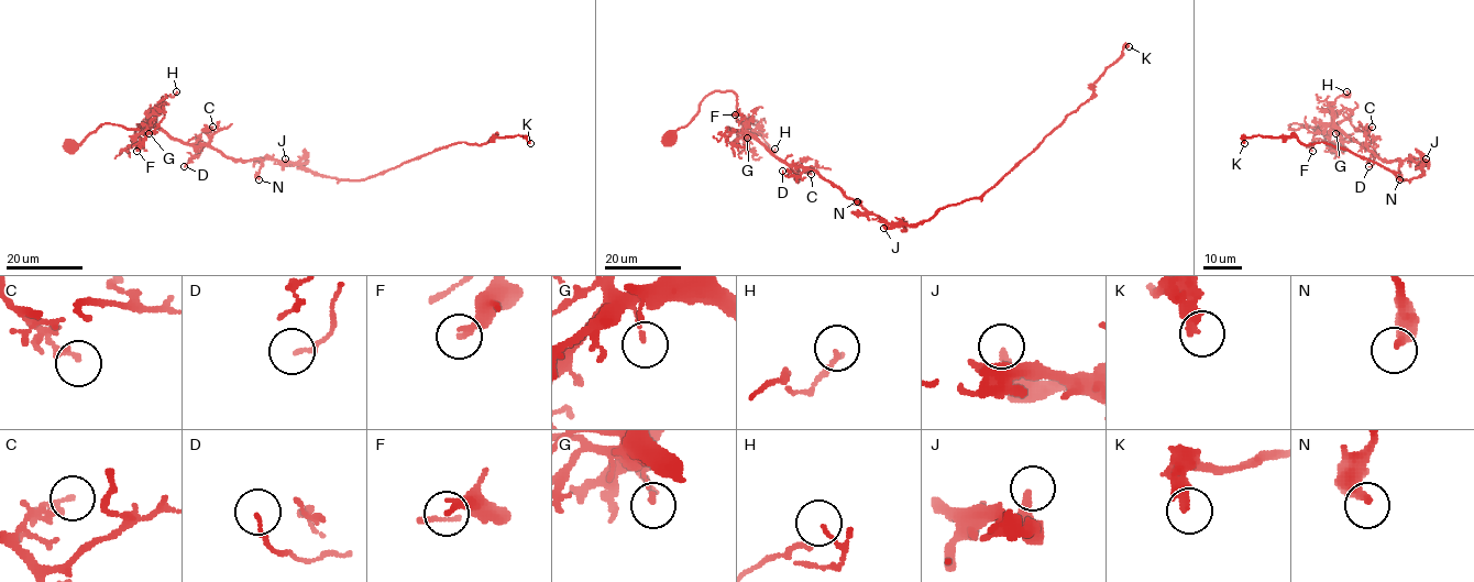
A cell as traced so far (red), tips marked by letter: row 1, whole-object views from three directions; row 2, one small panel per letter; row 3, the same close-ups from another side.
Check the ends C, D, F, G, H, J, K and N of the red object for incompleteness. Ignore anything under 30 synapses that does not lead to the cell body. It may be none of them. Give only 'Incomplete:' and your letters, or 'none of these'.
Incomplete: none of these

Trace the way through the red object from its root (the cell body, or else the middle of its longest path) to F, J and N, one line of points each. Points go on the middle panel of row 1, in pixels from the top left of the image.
F: (669, 136), (684, 128), (700, 102), (715, 91), (736, 95), (737, 119), (745, 127), (745, 118), (735, 114)
J: (669, 136), (706, 96), (732, 91), (737, 120), (752, 135), (892, 226), (883, 228)
N: (669, 136), (691, 121), (706, 96), (732, 91), (737, 97), (737, 120), (776, 156), (817, 172), (857, 201)

